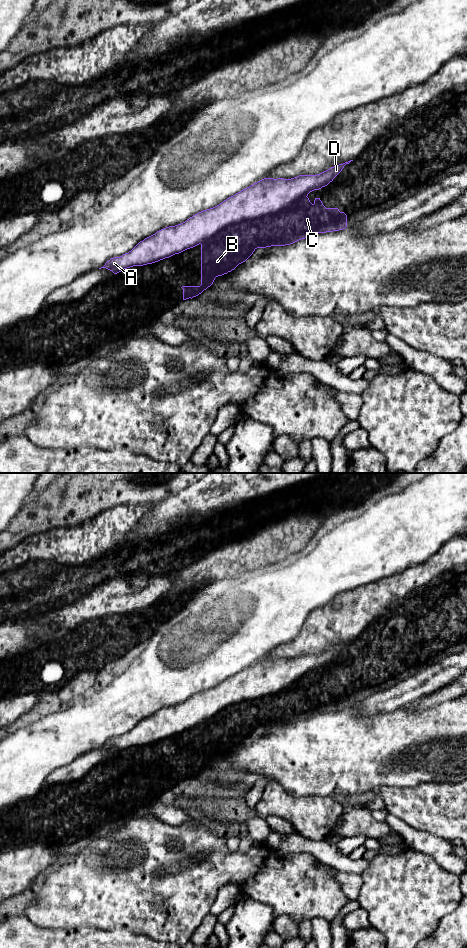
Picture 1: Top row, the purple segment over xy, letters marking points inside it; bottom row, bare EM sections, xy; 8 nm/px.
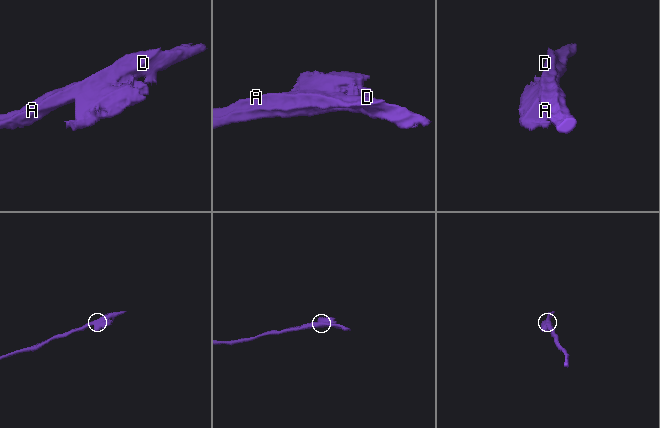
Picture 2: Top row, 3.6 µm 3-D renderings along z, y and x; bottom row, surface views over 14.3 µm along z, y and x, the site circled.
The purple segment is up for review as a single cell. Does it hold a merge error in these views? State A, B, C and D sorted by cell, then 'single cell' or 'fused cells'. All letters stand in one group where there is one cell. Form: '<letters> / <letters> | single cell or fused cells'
A D / B C | fused cells

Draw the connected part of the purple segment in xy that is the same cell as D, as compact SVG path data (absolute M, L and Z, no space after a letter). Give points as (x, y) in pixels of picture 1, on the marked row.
M351 161L317 175L299 175L291 179L264 178L181 224L157 231L128 253L111 258L101 268L117 274L133 266L152 264L193 248L224 230L239 228L248 220L276 214L300 198L307 197L310 192L327 186Z

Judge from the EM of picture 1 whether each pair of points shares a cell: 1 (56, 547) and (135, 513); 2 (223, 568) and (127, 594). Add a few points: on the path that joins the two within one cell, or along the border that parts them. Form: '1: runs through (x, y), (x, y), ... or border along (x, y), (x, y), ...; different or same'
1: runs through (76, 544), (100, 535), (115, 524); same
2: border along (173, 576), (171, 579), (172, 587), (167, 592); different

